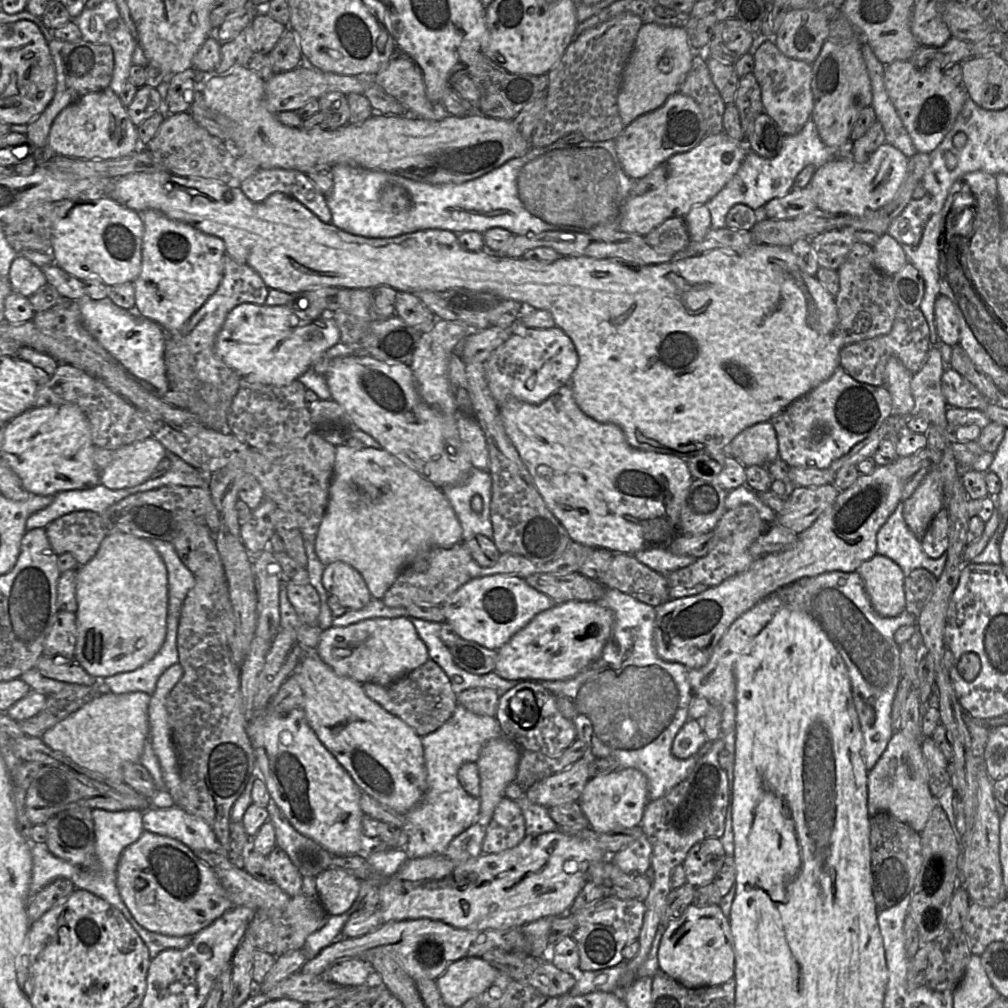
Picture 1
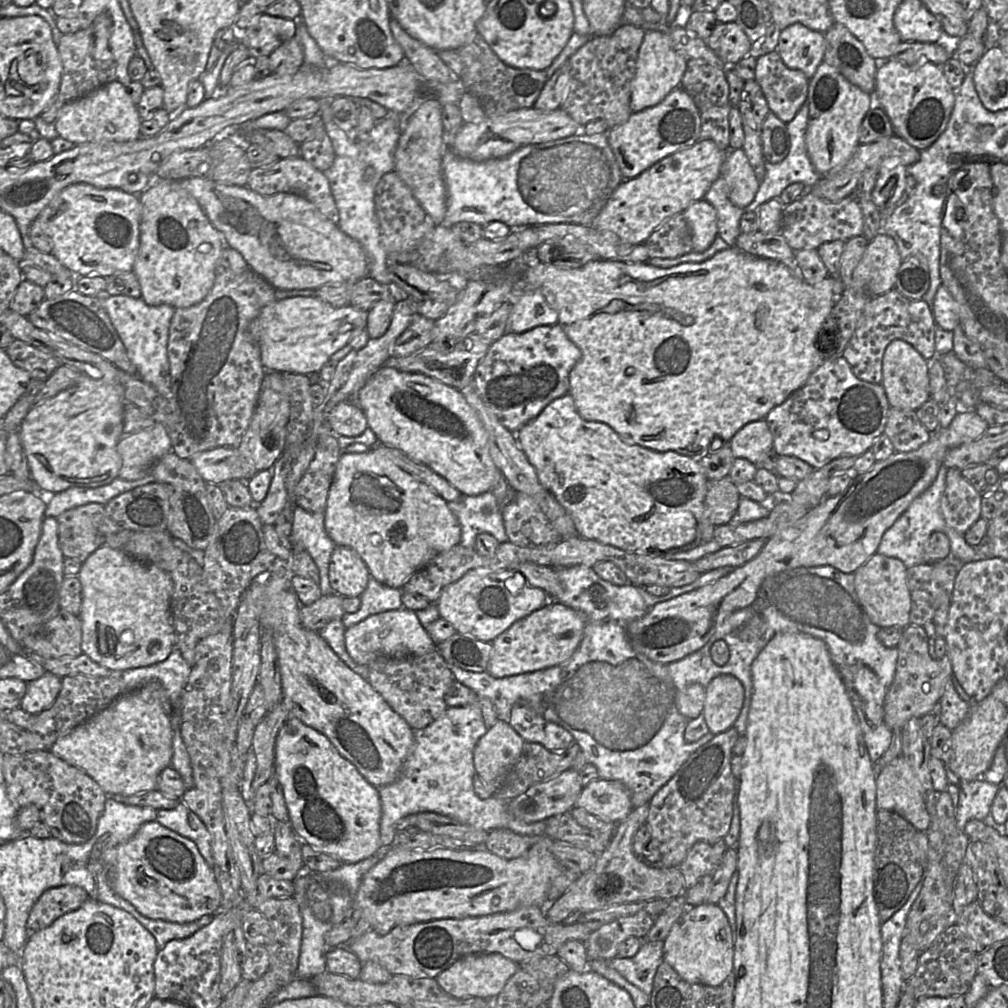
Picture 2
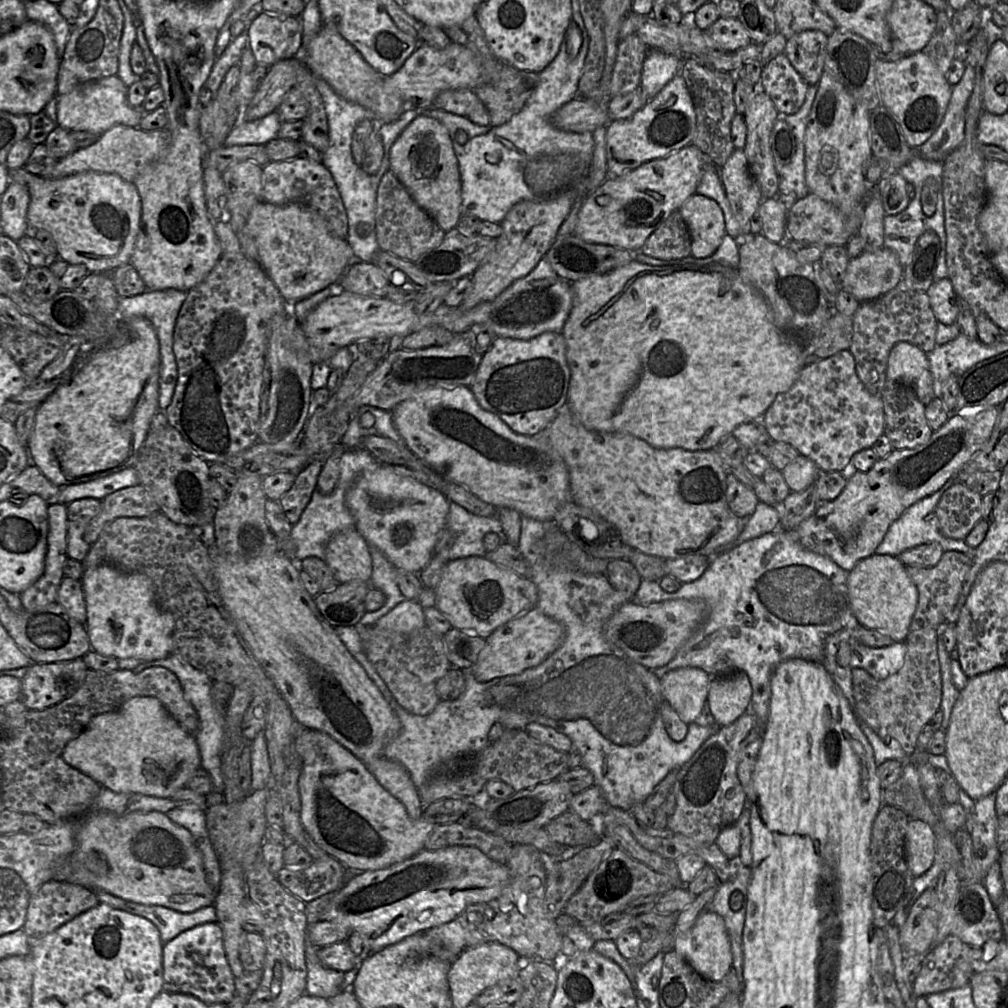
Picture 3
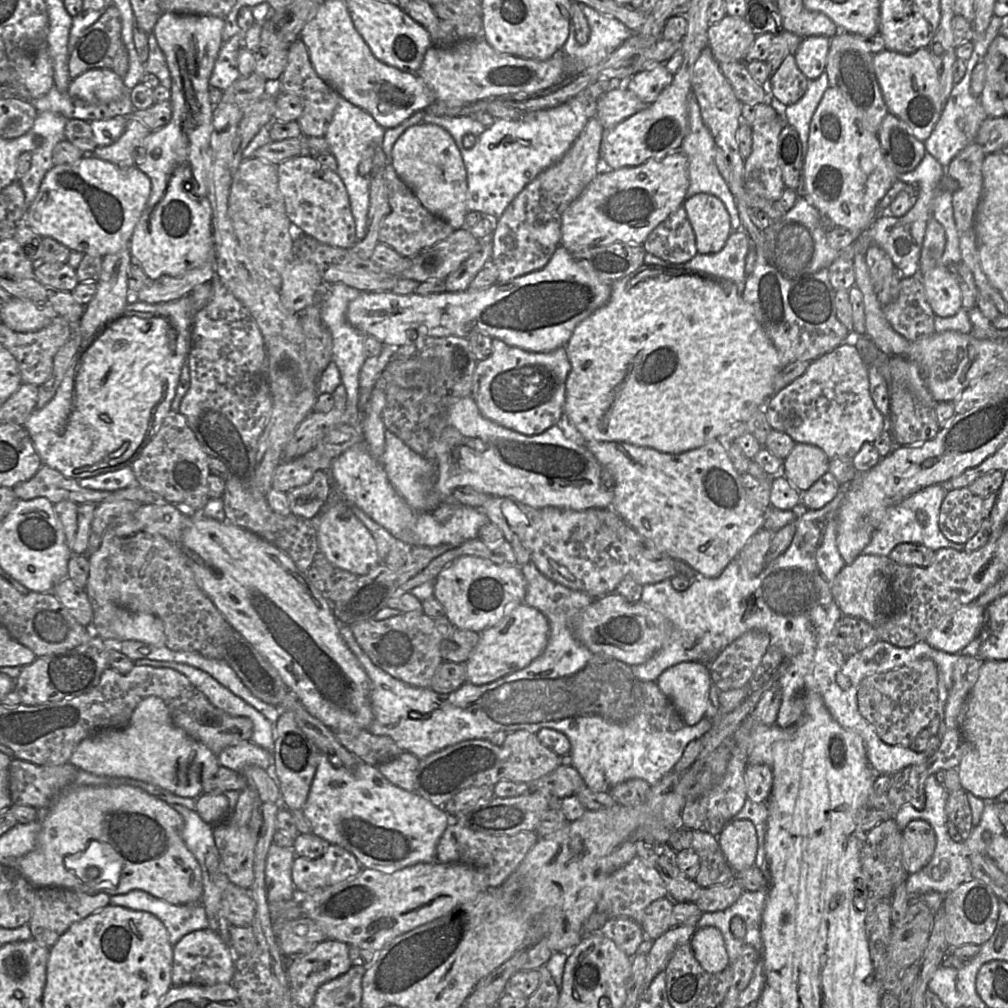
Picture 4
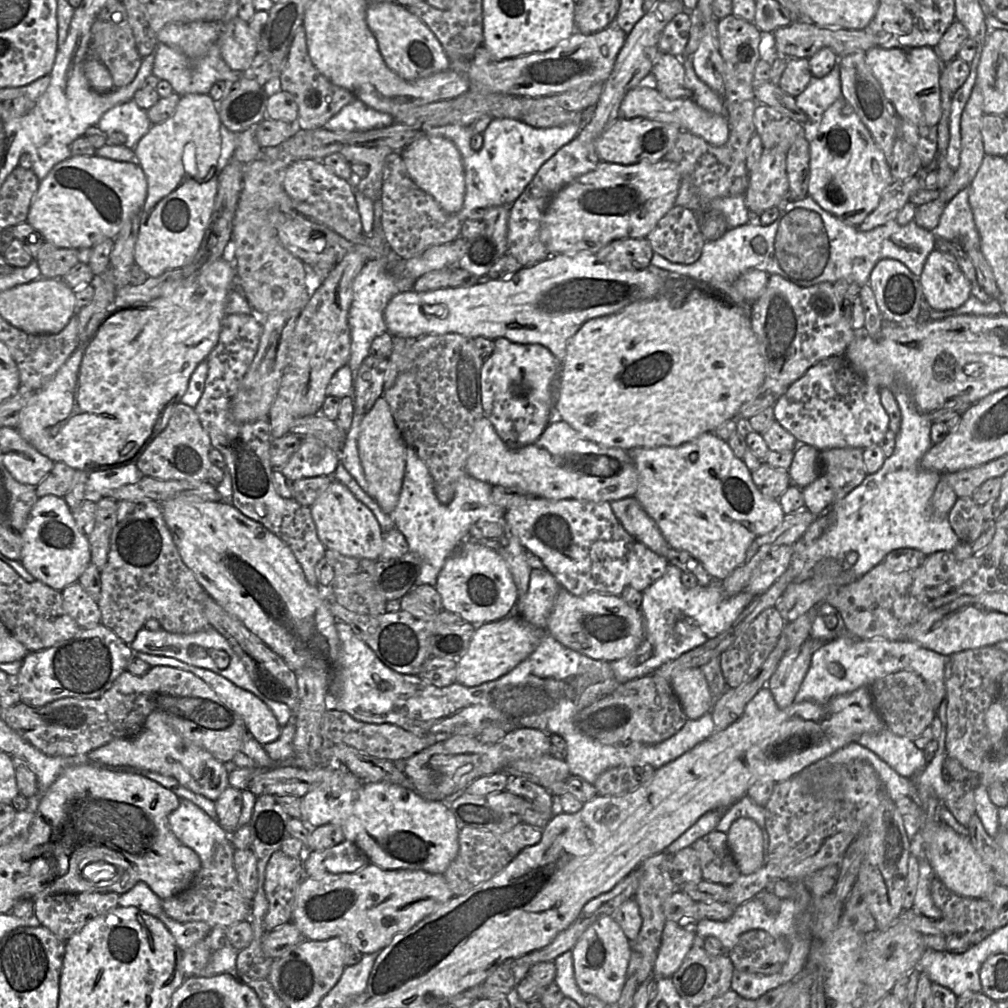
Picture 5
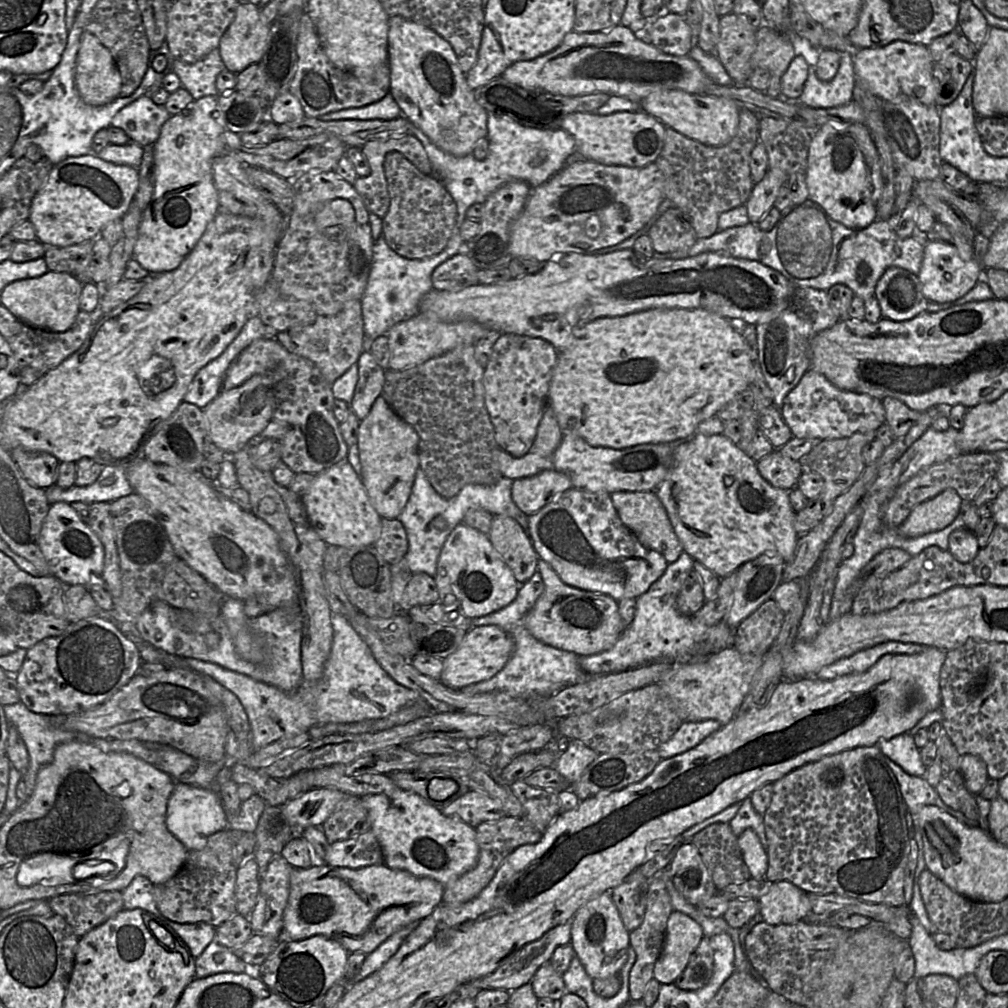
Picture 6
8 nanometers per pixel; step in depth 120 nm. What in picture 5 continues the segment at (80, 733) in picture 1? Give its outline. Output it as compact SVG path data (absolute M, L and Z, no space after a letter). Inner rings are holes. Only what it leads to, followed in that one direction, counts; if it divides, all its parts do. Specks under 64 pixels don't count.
M157 712L148 715L139 734L116 739L96 748L88 753L87 759L94 765L103 765L109 769L139 768L173 777L179 785L212 801L217 800L229 787L228 766L209 752L183 740Z

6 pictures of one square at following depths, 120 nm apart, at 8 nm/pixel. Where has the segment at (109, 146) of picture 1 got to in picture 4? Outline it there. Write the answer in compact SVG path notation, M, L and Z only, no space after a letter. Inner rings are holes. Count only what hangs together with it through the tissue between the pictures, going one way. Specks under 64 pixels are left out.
M91 69L70 81L67 94L87 104L107 103L120 98L126 90L123 79L112 69Z

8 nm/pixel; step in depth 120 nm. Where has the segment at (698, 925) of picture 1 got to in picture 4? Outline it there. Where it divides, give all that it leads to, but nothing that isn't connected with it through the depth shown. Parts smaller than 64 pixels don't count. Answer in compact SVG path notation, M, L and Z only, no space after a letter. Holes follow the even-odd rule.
M713 926L699 928L690 940L694 955L702 968L719 973L730 963L721 931Z

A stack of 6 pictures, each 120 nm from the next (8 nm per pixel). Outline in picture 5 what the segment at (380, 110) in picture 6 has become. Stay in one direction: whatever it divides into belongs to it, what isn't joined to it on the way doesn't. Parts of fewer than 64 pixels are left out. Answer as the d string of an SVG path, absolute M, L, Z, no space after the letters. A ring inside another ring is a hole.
M356 99L345 105L337 114L331 117L323 126L330 131L368 131L390 126L394 118L380 111L377 111L362 101Z

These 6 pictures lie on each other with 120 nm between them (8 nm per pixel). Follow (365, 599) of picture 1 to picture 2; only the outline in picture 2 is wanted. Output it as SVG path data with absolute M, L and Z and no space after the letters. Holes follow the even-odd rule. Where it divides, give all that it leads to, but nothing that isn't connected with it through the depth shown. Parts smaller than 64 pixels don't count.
M336 545L329 563L329 584L342 597L360 597L369 581L369 570L358 553Z

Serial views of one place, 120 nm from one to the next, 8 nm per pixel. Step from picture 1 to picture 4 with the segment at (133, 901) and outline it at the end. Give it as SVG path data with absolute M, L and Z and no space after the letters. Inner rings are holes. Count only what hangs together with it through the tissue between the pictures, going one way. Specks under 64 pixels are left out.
M121 785L117 787L110 786L71 786L61 794L57 796L54 803L45 810L41 817L39 818L41 829L38 834L37 844L35 848L27 853L25 856L21 857L16 861L14 867L36 888L49 888L49 887L61 887L67 889L73 889L78 891L84 891L89 893L107 892L109 895L121 895L126 894L132 890L141 890L150 895L164 900L173 905L187 905L187 904L198 904L201 901L203 895L203 879L202 871L200 865L192 854L192 852L186 847L182 837L181 832L184 826L184 820L181 815L172 807L172 805L164 802L163 800L150 795L141 788L133 787L130 785ZM94 845L101 845L106 852L113 853L120 861L122 873L119 882L116 885L108 885L108 882L87 882L86 879L82 877L81 873L73 873L70 870L70 864L76 864L77 861L83 857L84 852L89 850Z

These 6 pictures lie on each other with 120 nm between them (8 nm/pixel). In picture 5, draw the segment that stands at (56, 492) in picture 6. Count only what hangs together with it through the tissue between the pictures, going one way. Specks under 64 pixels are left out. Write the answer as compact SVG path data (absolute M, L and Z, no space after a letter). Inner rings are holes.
M136 462L112 469L90 471L85 487L85 498L96 503L104 497L106 491L134 484L143 477L144 475L137 467Z

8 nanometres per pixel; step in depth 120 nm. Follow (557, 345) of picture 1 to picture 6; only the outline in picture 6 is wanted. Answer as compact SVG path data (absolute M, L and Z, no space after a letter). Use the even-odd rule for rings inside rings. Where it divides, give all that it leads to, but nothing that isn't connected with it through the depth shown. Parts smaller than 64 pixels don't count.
M515 334L495 336L491 356L484 368L484 401L494 428L497 445L513 457L525 456L533 445L538 425L547 406L547 394L557 356L558 352L553 345L541 338Z

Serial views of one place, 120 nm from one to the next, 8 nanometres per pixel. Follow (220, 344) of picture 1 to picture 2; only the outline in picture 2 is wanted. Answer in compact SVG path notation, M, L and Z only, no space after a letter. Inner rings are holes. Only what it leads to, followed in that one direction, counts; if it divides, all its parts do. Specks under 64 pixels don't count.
M316 296L295 297L272 302L263 307L250 324L250 333L258 342L261 362L267 372L290 372L303 375L317 374L330 357L348 344L350 339L366 329L368 311L357 310L351 305L335 308Z

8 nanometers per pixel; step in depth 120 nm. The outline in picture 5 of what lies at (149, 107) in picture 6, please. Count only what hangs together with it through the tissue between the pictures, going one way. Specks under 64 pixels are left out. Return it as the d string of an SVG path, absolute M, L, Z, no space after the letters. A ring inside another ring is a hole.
M133 100L110 109L97 124L107 135L107 145L125 145L132 149L152 125L146 110Z

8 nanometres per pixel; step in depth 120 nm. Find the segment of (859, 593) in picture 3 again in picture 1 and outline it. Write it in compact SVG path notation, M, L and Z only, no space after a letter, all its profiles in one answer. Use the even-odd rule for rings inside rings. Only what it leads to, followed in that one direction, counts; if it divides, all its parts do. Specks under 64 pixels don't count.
M875 554L856 570L874 610L883 617L894 617L905 610L905 576L893 560Z

